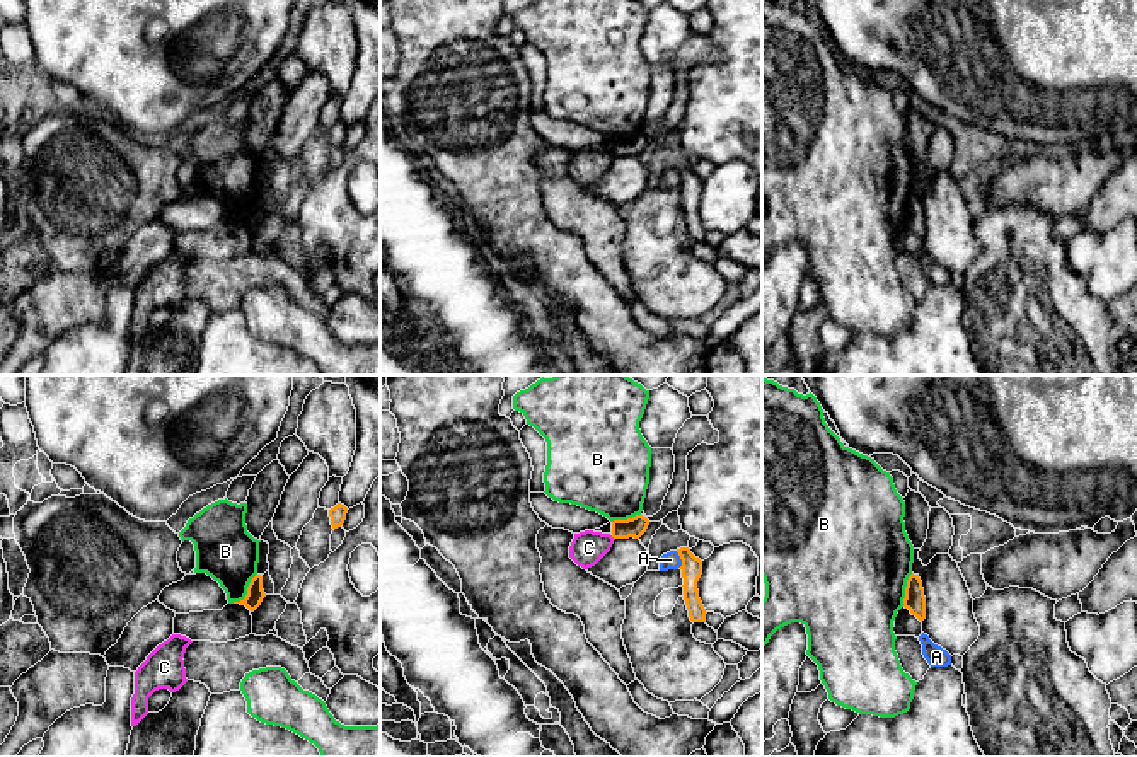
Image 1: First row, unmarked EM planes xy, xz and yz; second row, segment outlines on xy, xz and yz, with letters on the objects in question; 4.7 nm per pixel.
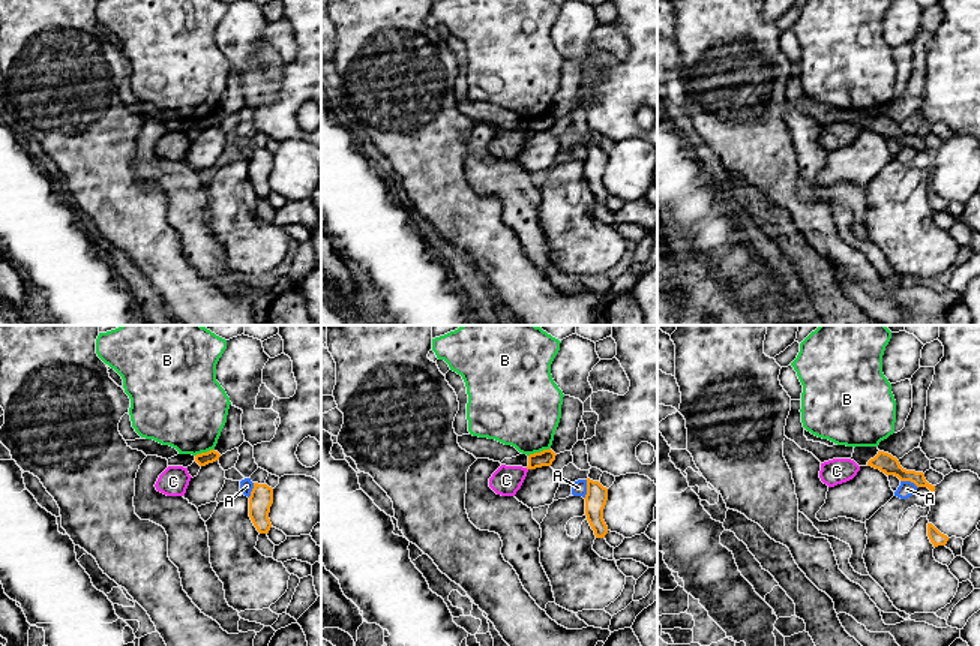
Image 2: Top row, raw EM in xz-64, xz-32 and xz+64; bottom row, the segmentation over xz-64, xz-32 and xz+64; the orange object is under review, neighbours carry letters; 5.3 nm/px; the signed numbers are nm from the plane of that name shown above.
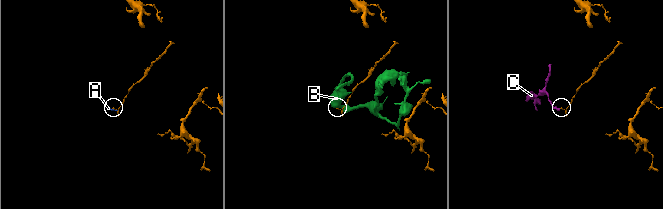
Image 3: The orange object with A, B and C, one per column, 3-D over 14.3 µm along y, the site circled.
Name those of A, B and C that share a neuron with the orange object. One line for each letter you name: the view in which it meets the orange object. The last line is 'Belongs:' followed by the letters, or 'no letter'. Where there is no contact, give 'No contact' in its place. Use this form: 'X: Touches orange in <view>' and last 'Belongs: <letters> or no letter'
Belongs: no letter

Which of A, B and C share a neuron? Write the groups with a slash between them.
A / B / C

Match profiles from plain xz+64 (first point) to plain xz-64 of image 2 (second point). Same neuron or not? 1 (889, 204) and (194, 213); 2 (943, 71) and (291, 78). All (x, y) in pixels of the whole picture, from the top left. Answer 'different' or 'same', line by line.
1: different
2: same

